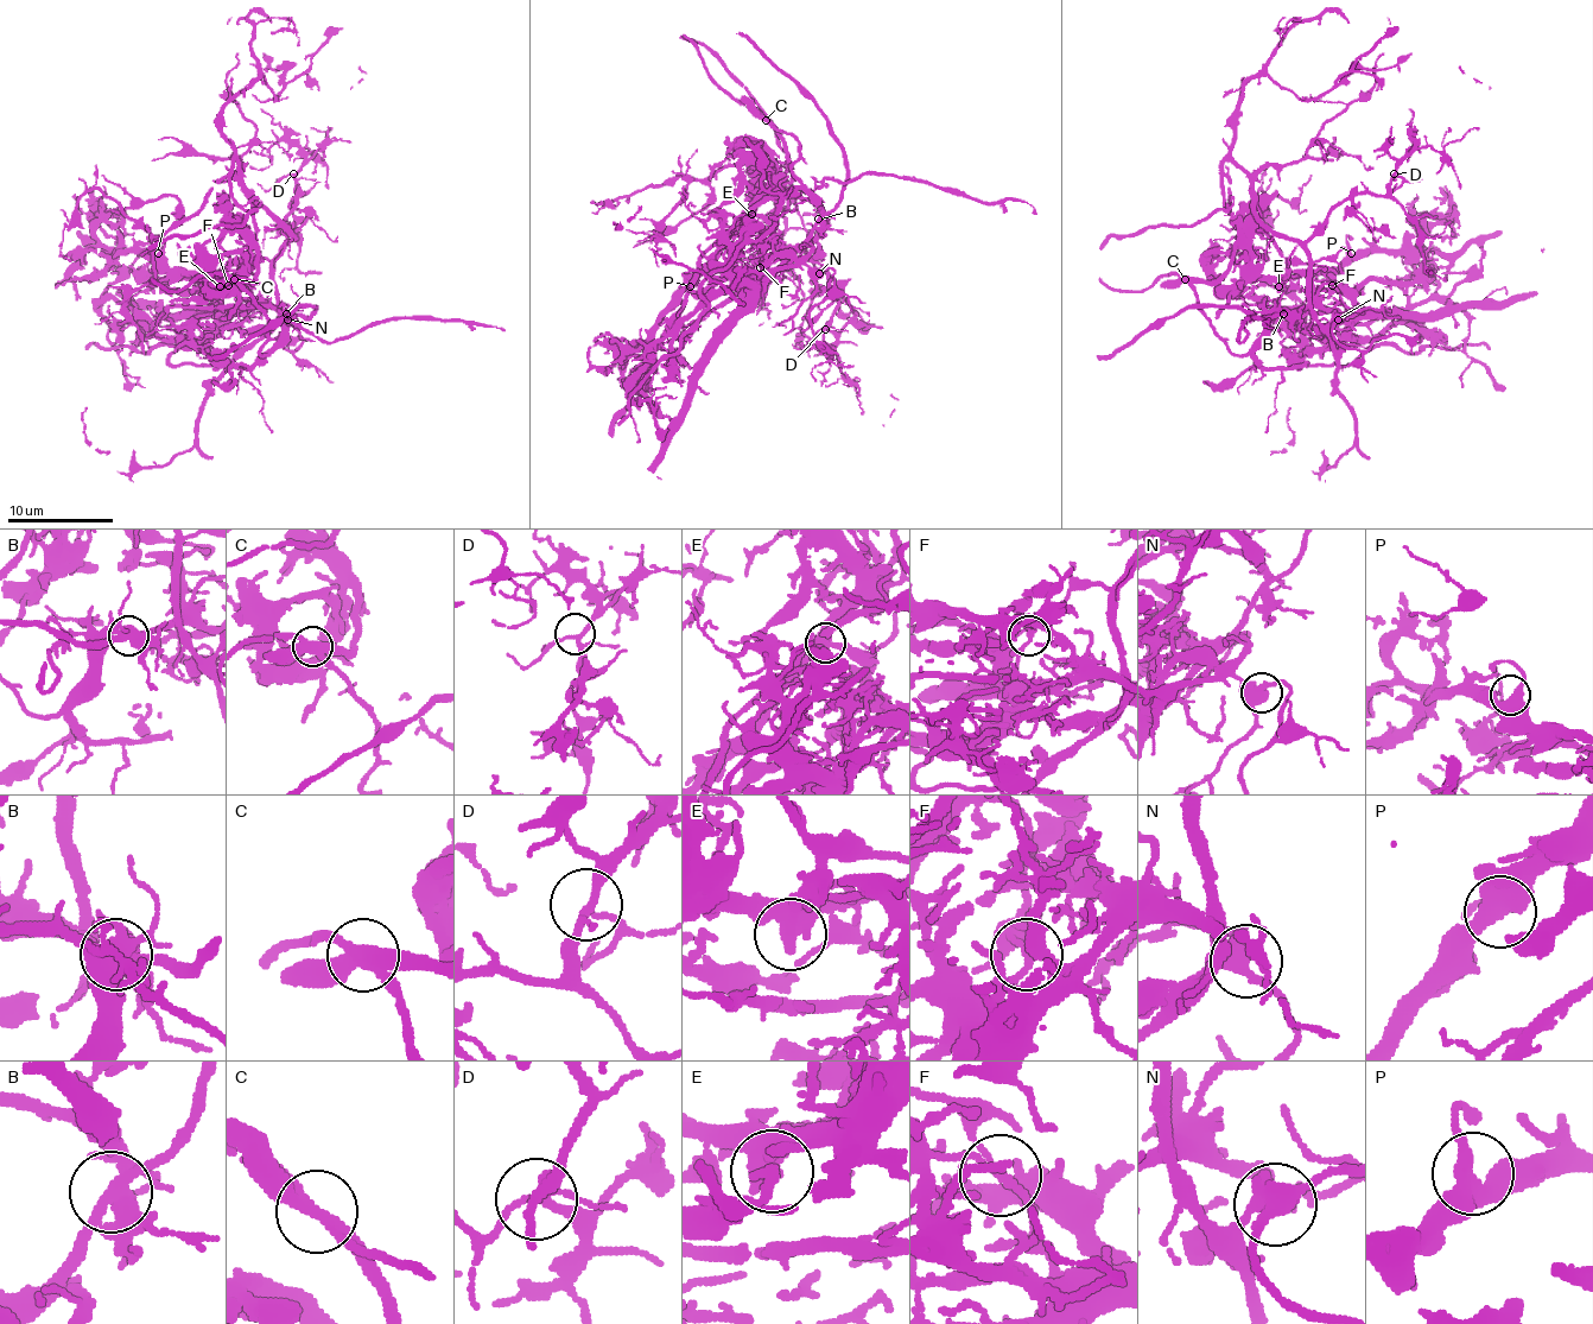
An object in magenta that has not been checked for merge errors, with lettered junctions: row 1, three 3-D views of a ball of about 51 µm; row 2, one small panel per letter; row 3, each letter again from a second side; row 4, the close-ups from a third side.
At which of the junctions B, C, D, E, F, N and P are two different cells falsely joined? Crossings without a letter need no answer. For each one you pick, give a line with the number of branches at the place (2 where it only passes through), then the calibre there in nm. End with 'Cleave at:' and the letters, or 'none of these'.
B: 5 branches meet; 440 nm thick
C: 3 branches meet; 360 nm thick
E: 3 branches meet; 440 nm thick
F: 4 branches meet; 140 nm thick
Cleave at: B, C, E, F

